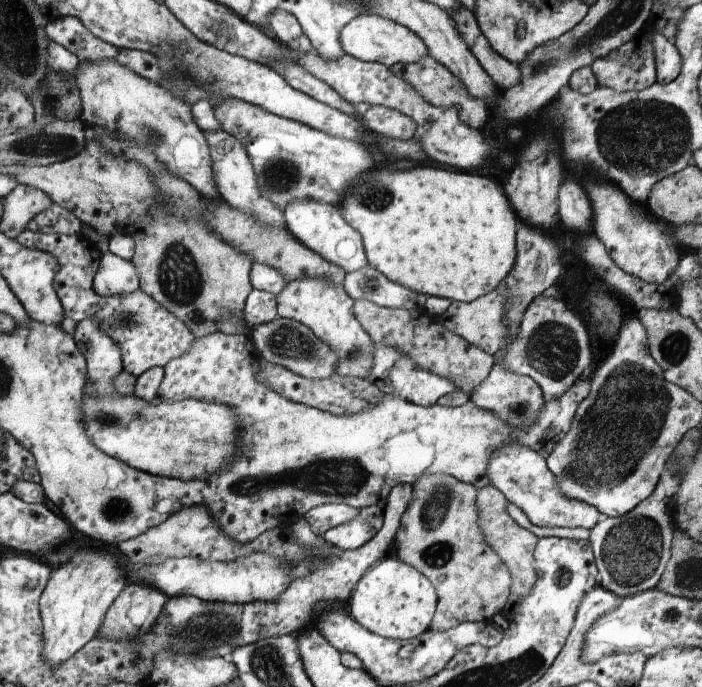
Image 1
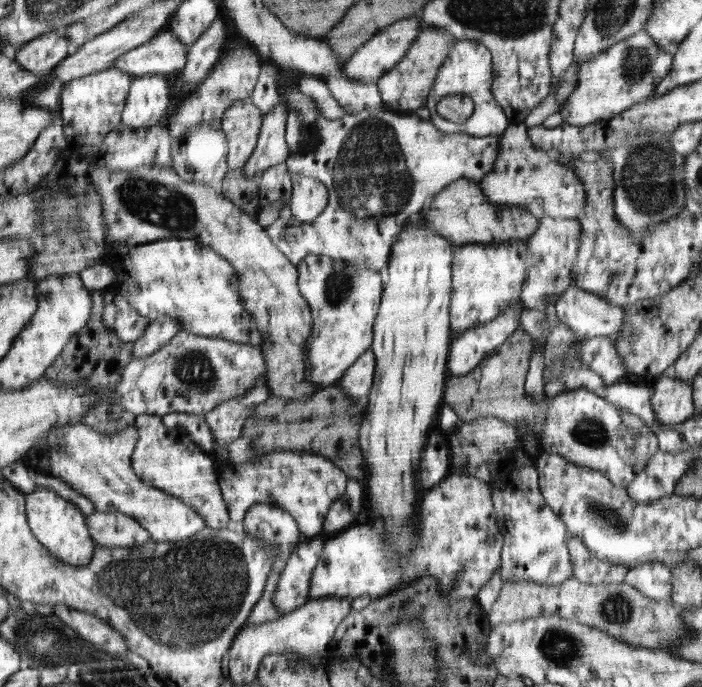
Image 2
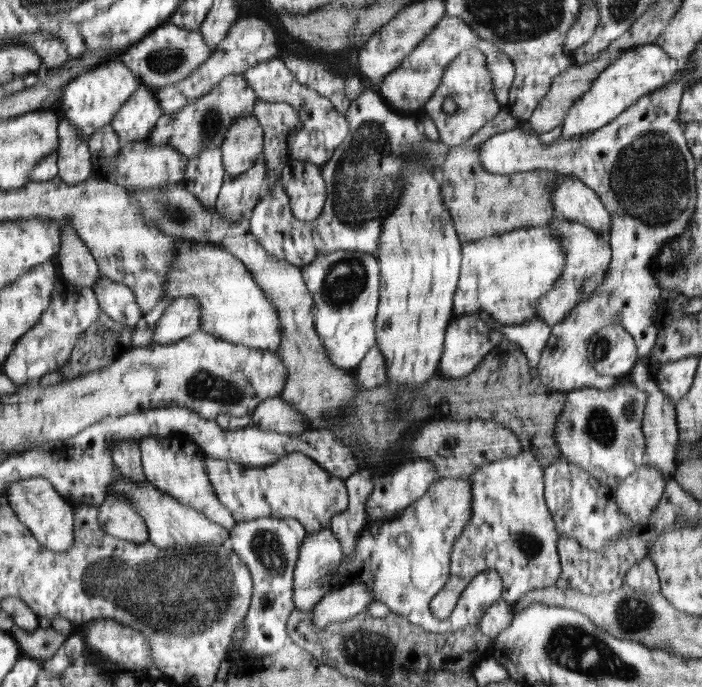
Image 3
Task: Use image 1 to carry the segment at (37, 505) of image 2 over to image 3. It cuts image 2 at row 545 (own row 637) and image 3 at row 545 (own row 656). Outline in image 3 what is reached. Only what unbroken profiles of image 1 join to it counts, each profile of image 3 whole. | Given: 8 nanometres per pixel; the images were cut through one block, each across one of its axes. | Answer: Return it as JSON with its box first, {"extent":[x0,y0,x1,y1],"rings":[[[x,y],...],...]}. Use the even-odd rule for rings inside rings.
{"extent":[3,478,77,554],"rings":[[[47,478],[17,480],[6,487],[3,495],[8,499],[20,522],[29,527],[31,533],[45,547],[62,554],[72,546],[77,530],[74,526],[75,507],[59,494]]]}

